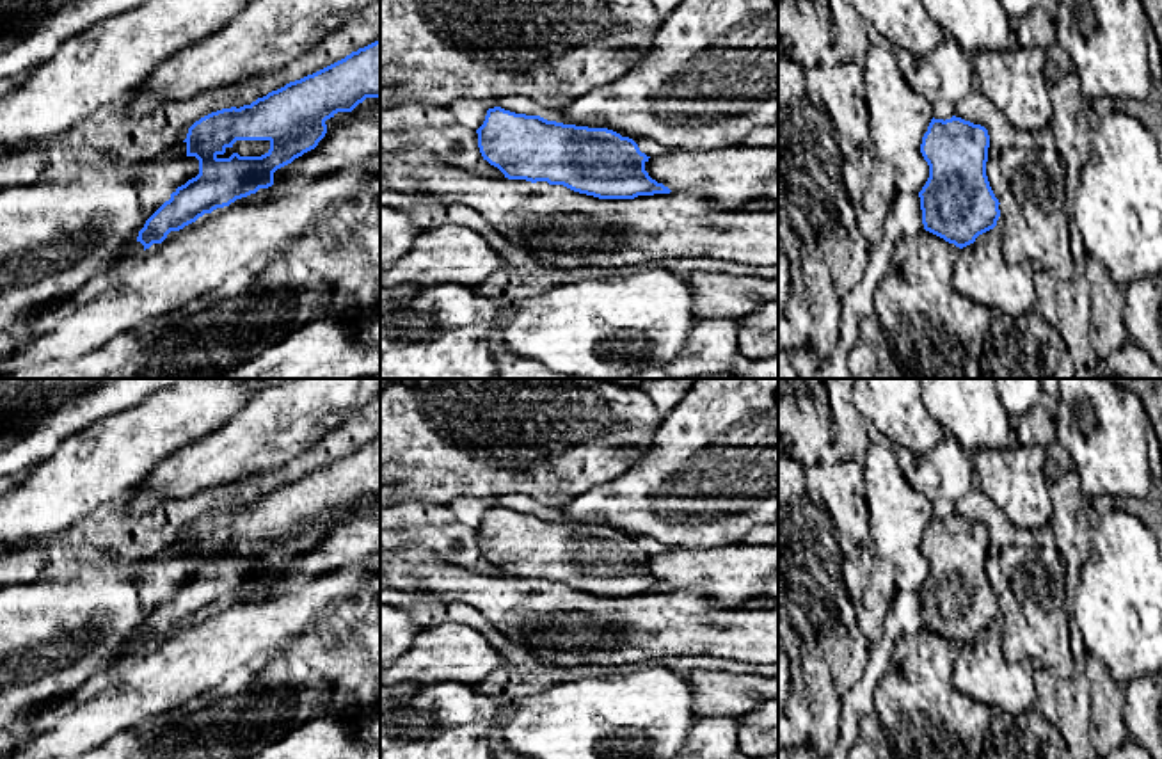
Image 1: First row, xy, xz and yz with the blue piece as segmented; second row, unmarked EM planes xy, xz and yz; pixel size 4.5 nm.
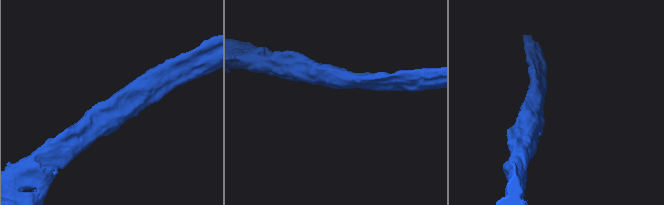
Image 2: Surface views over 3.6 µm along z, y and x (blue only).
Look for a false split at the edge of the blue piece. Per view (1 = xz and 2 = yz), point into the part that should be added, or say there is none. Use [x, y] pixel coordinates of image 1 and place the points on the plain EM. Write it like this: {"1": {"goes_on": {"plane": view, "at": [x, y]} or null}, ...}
{"1": {"goes_on": null}, "2": {"goes_on": null}}

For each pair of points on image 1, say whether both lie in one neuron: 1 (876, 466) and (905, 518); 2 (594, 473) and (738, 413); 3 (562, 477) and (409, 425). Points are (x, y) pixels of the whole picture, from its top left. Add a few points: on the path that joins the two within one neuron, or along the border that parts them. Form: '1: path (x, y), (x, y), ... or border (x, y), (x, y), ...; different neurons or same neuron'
1: path (883, 479), (892, 505); same neuron
2: border (606, 480), (580, 493), (571, 502); different neurons
3: path (525, 475), (464, 468), (446, 452); same neuron

